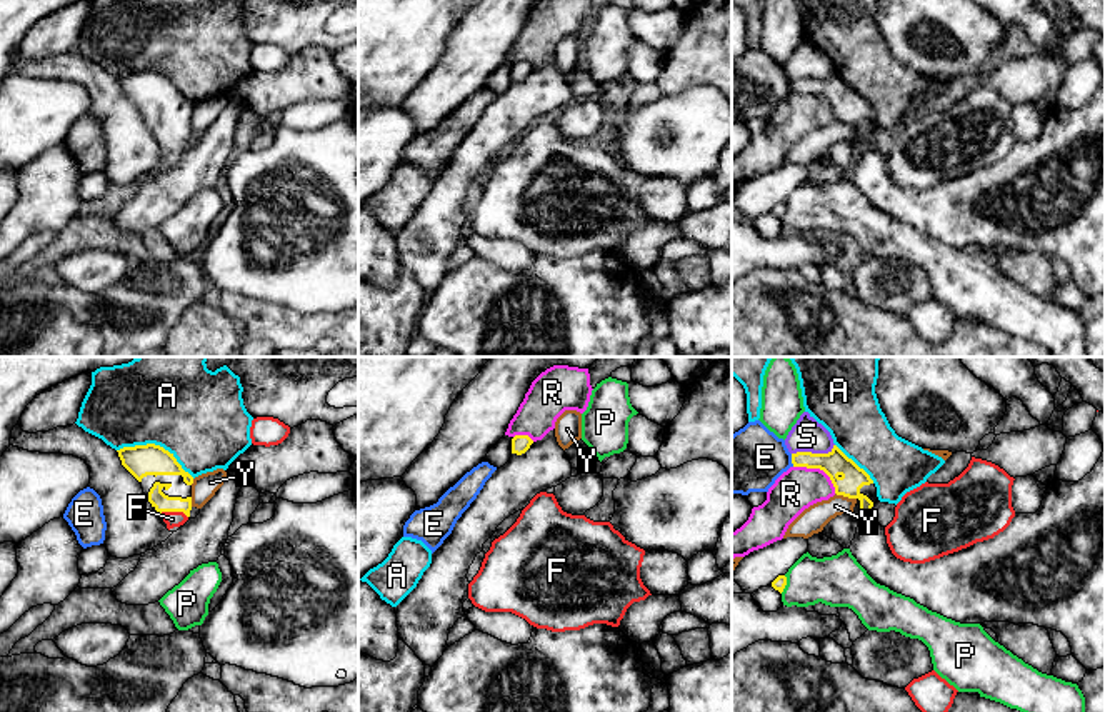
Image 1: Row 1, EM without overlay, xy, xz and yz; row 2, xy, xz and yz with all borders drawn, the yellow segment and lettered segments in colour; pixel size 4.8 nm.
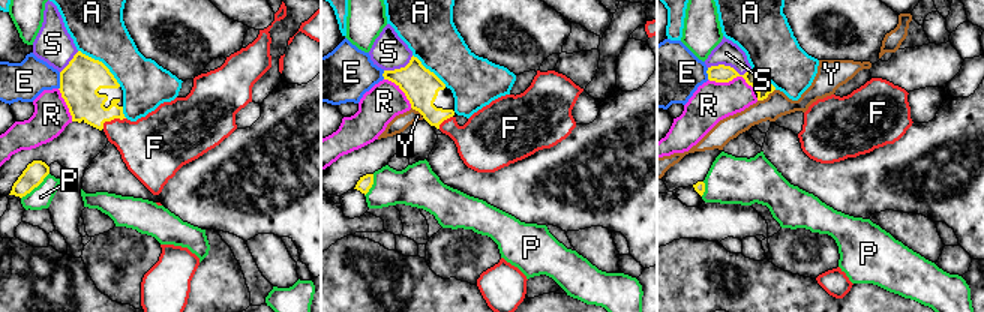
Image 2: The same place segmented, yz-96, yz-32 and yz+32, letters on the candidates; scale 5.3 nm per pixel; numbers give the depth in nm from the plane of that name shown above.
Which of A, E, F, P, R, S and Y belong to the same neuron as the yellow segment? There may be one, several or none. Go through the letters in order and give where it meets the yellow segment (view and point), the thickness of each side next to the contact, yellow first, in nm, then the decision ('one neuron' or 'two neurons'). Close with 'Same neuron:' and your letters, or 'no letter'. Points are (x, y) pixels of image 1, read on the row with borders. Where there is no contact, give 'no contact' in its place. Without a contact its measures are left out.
A: contact xy (157, 446); calibres 160 and 460 nm; two neurons
E: contact yz (792, 461); calibres 120 and 300 nm; two neurons
F: contact xy (174, 511); calibres 90 and 80 nm; one neuron
P: contact yz (785, 584); calibres 70 and 240 nm; two neurons
R: contact yz (819, 467); calibres 120 and 200 nm; two neurons
S: contact yz (814, 454); calibres 120 and 160 nm; two neurons
Y: contact yz (845, 496); calibres 120 and 130 nm; two neurons
Same neuron: F

